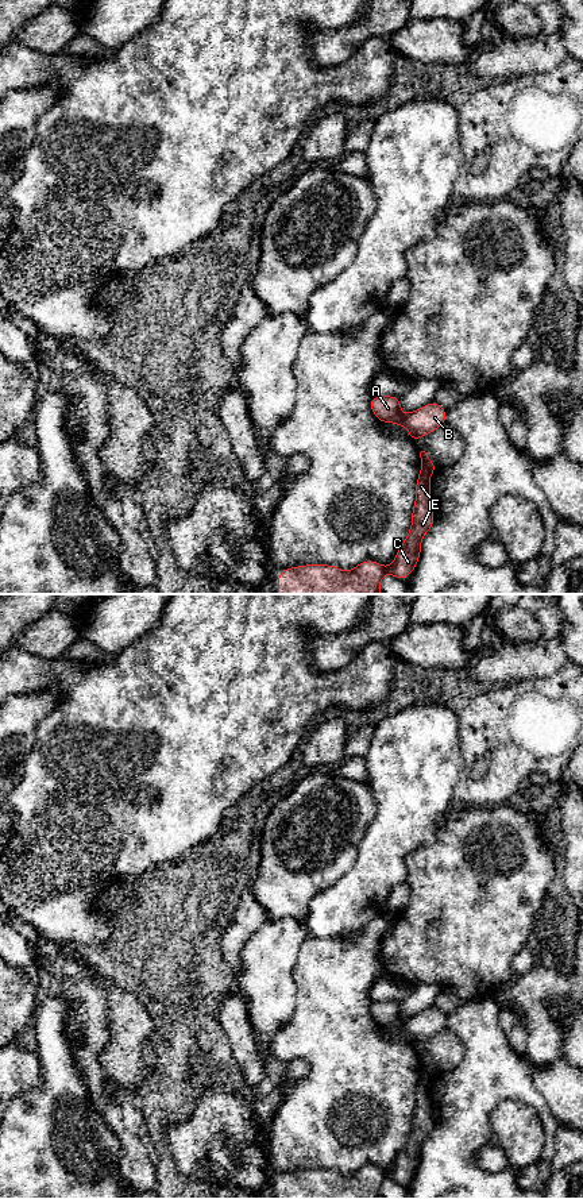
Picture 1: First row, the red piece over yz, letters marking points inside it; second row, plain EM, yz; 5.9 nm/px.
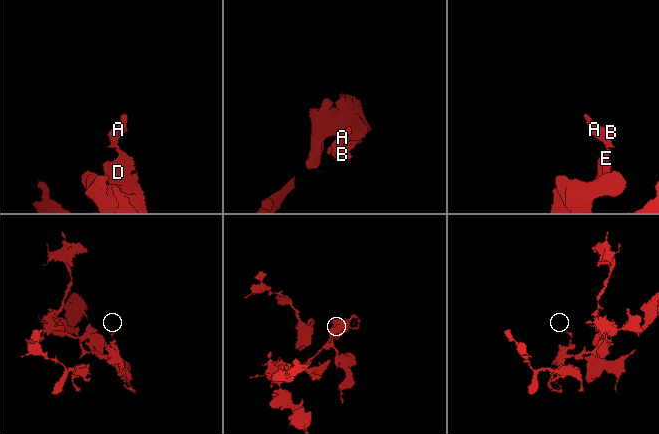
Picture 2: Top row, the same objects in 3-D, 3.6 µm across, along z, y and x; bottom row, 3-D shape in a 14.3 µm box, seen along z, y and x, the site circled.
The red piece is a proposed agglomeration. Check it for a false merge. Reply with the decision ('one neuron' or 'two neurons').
two neurons

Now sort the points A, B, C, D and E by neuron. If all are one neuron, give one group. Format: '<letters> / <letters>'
A B / C D E

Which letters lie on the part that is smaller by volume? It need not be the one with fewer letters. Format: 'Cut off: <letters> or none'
Cut off: A, B

